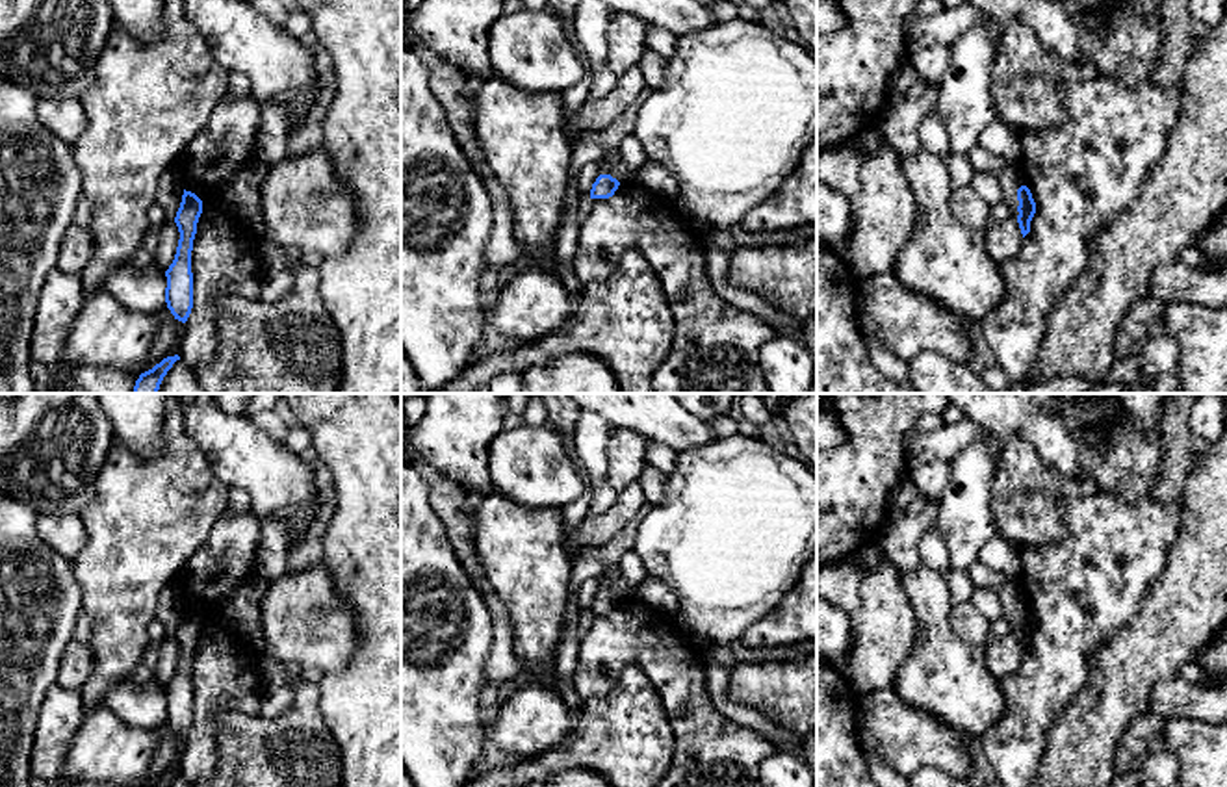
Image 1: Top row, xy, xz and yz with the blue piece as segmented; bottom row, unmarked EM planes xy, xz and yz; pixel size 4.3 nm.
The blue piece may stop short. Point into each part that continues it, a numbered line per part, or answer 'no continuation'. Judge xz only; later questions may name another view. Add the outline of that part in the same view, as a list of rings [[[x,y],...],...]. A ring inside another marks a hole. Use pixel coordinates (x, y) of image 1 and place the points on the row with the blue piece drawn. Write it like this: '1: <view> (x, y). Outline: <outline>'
no continuation

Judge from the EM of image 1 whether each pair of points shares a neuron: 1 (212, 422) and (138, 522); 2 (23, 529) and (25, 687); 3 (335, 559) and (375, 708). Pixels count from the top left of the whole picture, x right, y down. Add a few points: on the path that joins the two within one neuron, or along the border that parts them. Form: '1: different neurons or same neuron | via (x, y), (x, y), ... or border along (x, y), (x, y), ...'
1: different neurons | border along (182, 412), (188, 437), (203, 451), (219, 479)
2: same neuron | via (25, 568), (25, 648)
3: same neuron | via (372, 596), (375, 600), (375, 670)

